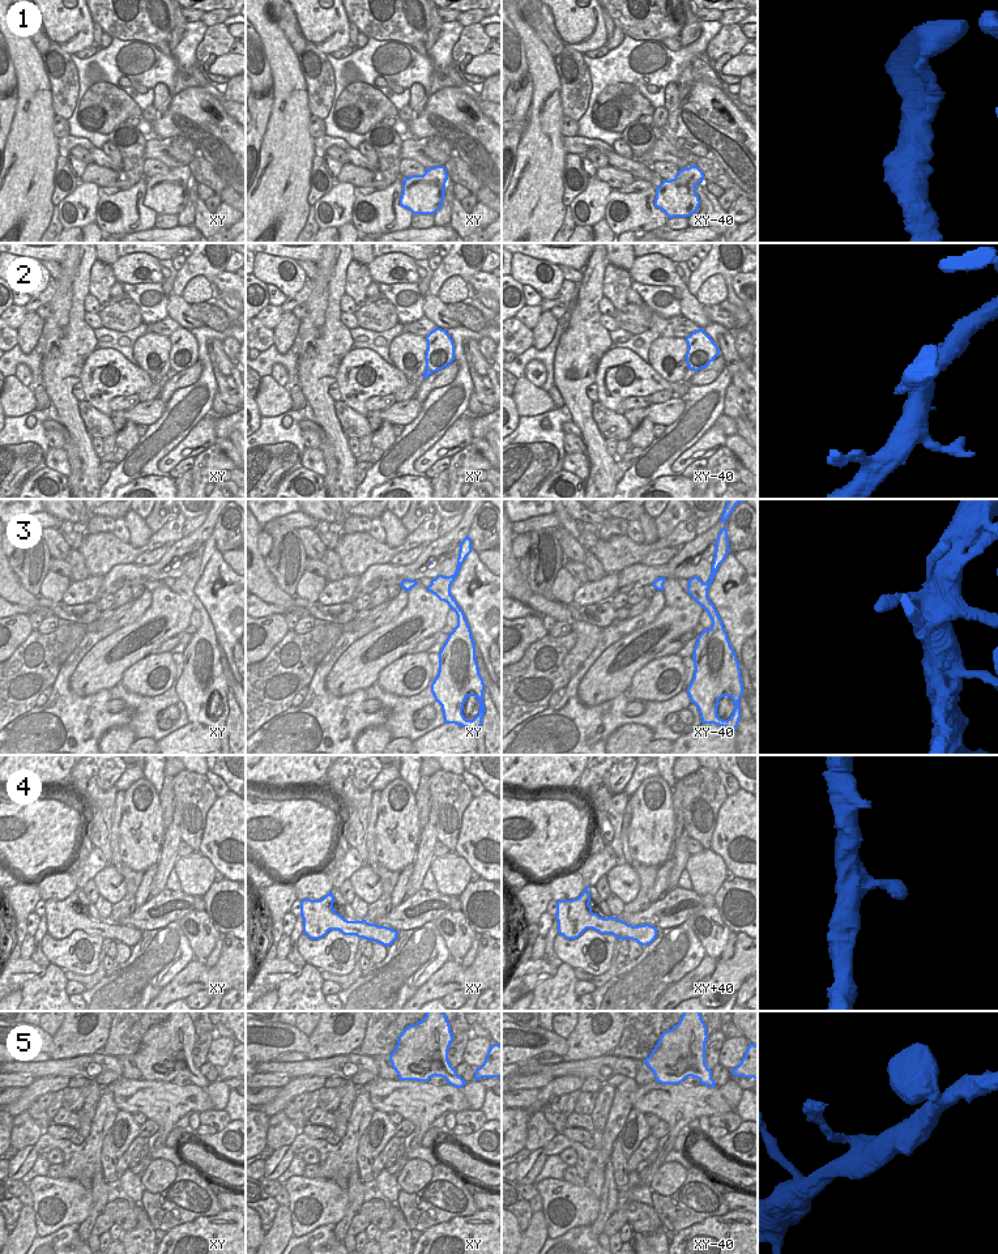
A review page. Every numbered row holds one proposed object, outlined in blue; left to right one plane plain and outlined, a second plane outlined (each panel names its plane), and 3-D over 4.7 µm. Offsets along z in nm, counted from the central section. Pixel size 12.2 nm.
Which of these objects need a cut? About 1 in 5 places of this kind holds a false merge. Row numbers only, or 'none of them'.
none of them

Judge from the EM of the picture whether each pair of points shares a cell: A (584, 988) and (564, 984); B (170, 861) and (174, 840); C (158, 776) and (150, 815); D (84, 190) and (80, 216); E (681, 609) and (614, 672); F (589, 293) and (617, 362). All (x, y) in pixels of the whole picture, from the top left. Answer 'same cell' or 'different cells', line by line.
A: different cells
B: same cell
C: different cells
D: same cell
E: same cell
F: different cells

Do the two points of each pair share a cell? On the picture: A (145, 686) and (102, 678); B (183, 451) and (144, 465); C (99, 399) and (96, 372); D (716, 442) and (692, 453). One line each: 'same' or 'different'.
A: different
B: different
C: same
D: same

